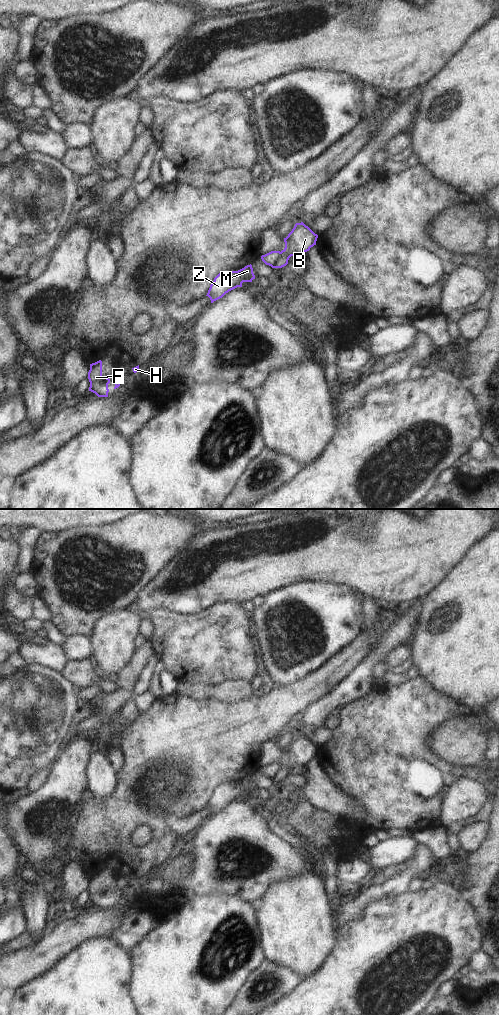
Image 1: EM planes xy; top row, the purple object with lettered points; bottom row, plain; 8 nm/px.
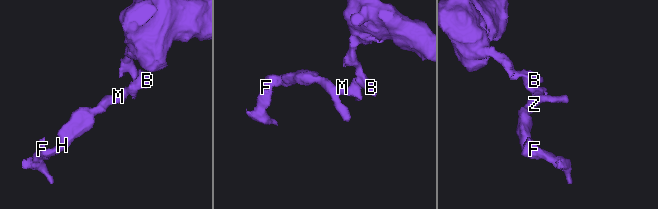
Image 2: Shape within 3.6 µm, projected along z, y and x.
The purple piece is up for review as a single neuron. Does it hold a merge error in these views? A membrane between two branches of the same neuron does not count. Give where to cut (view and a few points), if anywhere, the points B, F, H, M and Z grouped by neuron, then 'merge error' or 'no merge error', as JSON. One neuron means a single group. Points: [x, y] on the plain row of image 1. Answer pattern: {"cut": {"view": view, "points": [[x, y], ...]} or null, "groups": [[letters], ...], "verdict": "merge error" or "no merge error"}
{"cut": {"view": "xy", "points": [[280, 764], [280, 767], [271, 778]]}, "groups": [["B"], ["F", "H", "M", "Z"]], "verdict": "merge error"}

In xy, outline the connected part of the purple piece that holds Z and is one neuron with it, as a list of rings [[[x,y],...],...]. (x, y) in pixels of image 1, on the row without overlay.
[[[251,776],[238,783],[223,783],[214,790],[206,808],[213,815],[229,803],[242,799],[243,794],[252,794],[253,791],[255,787]]]

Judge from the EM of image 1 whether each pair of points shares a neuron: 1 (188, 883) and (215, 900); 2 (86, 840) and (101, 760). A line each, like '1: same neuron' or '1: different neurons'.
1: different neurons
2: different neurons

